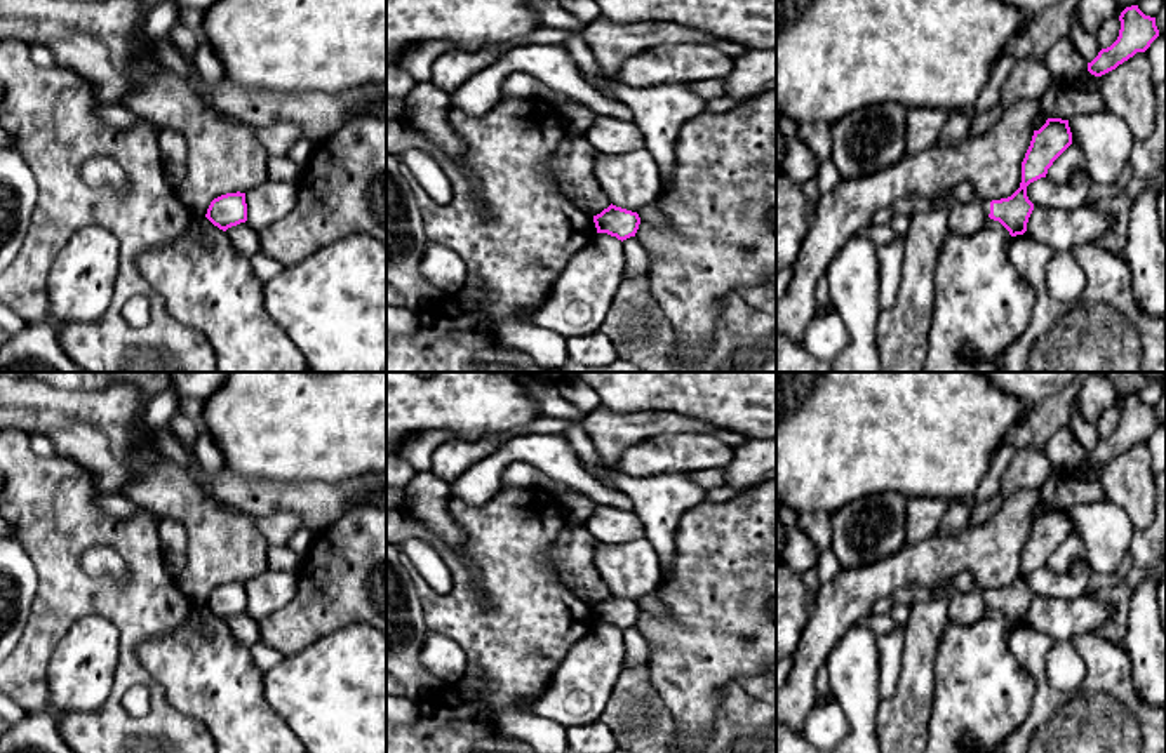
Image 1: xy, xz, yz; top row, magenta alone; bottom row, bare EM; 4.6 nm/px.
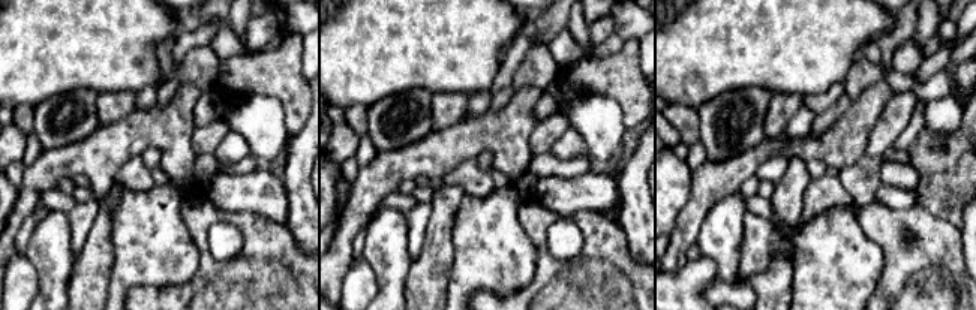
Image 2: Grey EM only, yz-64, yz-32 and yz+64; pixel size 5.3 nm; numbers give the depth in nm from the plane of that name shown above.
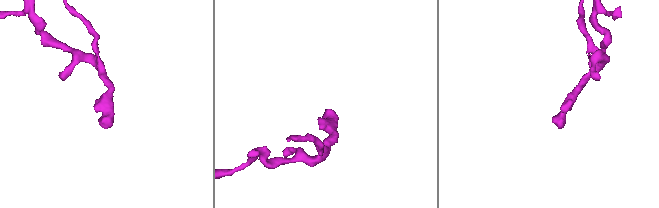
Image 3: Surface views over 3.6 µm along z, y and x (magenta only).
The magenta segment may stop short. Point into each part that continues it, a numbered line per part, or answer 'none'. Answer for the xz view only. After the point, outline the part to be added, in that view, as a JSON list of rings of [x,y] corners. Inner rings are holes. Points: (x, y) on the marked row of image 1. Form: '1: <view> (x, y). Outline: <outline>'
none

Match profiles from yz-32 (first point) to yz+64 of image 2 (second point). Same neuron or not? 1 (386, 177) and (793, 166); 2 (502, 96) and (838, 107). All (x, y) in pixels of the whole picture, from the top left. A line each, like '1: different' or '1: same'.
1: different
2: same

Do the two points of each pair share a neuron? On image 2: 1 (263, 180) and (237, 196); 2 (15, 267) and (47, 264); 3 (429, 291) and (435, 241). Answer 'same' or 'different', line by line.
1: same
2: different
3: same

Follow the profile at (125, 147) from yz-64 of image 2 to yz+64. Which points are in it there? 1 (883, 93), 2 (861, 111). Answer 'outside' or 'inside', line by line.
1: inside
2: inside

